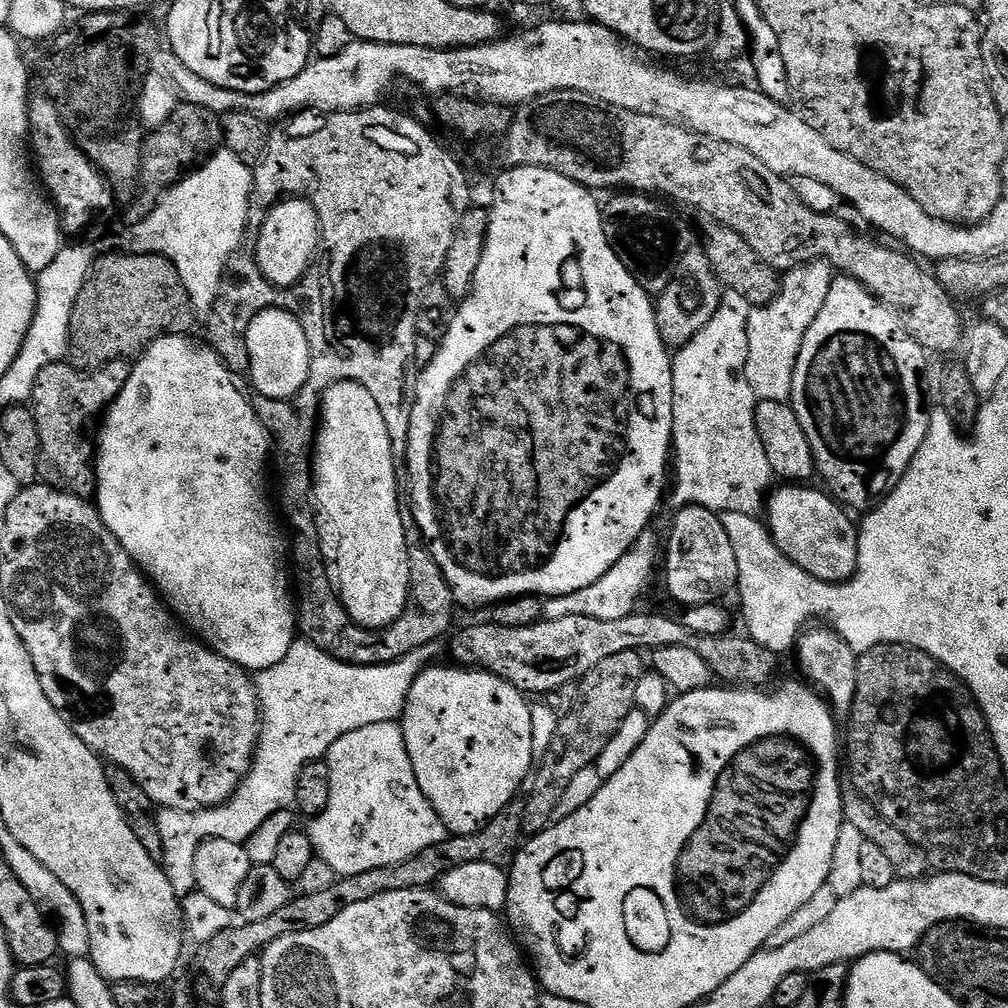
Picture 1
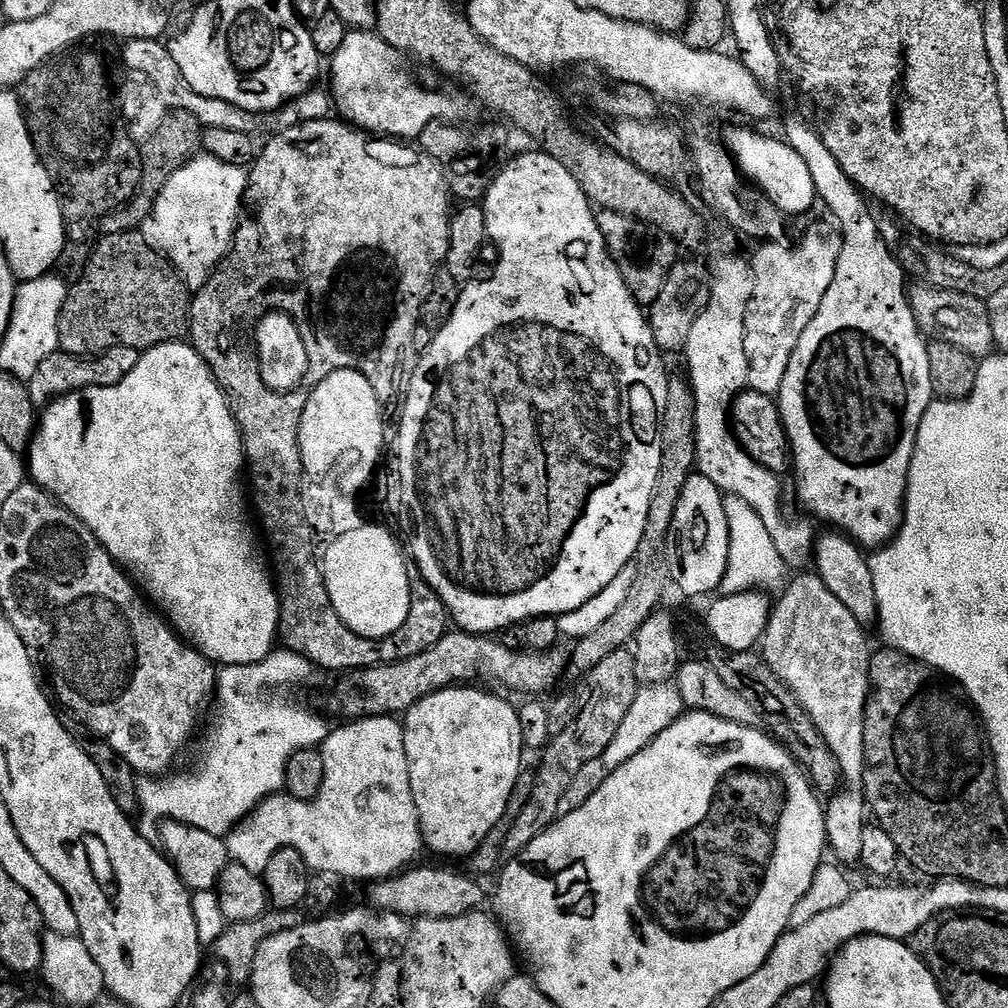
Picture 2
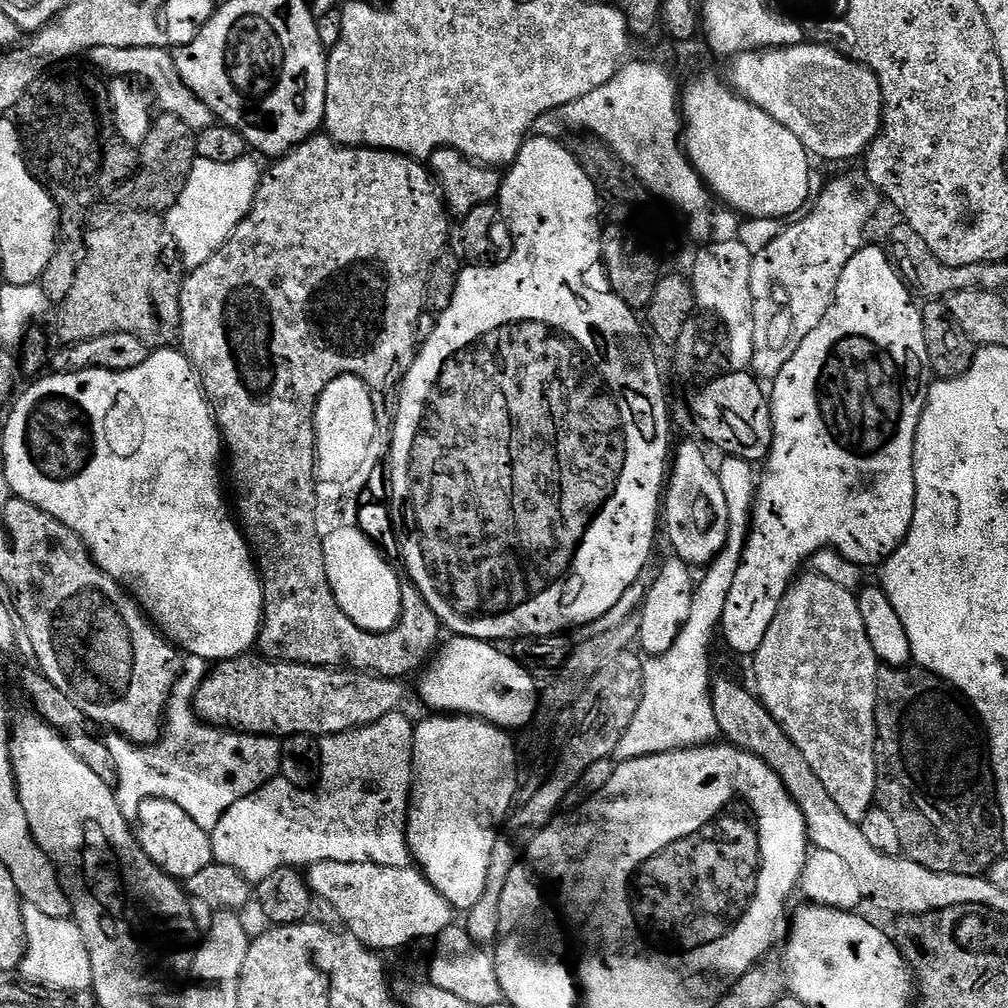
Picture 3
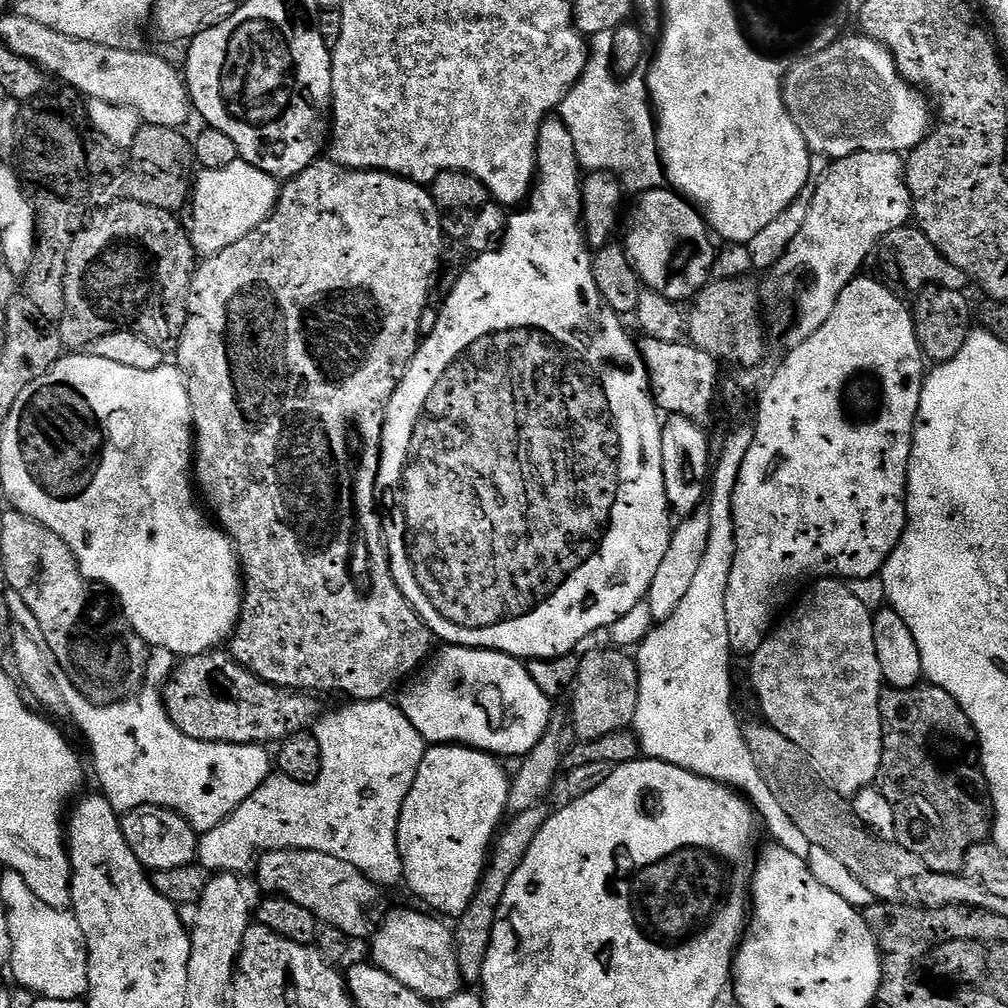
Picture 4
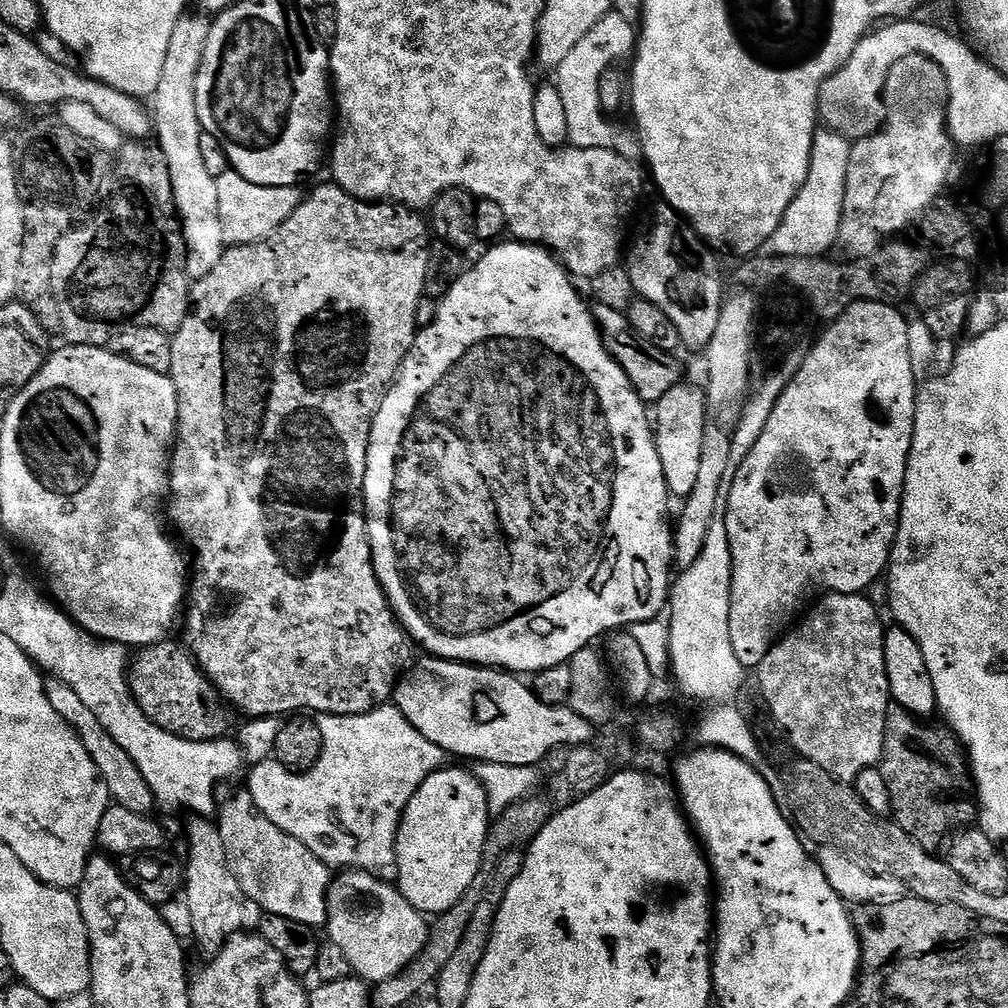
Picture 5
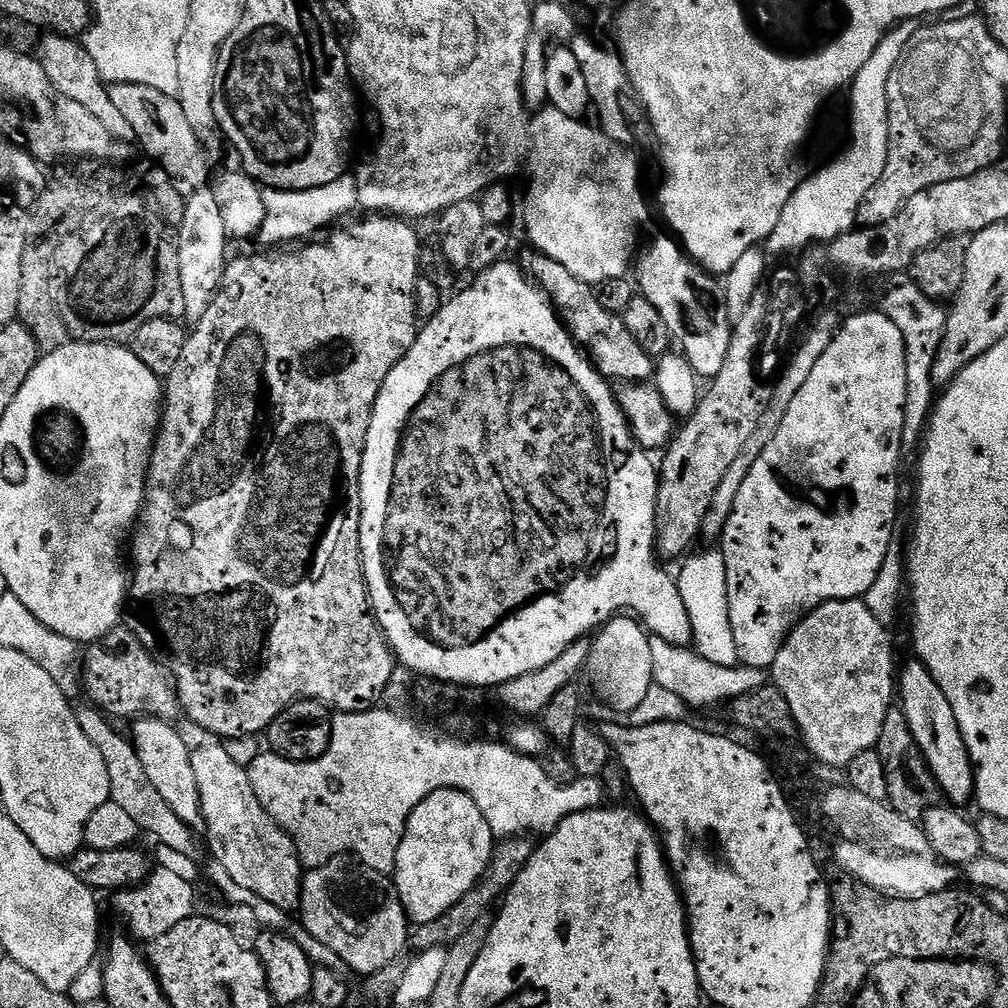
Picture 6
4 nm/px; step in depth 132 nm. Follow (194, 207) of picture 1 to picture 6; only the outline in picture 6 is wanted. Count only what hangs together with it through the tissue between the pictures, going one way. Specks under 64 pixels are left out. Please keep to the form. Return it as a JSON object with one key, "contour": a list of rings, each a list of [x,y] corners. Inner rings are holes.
{"contour":[[[345,174],[343,176],[339,176],[338,178],[334,178],[334,182],[326,182],[326,186],[318,186],[317,188],[311,188],[310,190],[298,190],[297,192],[286,192],[283,190],[272,190],[267,193],[266,203],[268,205],[268,214],[264,219],[264,225],[260,228],[258,233],[258,240],[261,240],[264,244],[288,244],[291,240],[304,240],[307,241],[309,238],[307,236],[312,236],[315,232],[320,232],[323,230],[327,224],[332,224],[335,220],[340,220],[343,216],[348,216],[352,211],[357,211],[360,208],[360,199],[358,198],[358,182],[356,181],[355,175]]]}

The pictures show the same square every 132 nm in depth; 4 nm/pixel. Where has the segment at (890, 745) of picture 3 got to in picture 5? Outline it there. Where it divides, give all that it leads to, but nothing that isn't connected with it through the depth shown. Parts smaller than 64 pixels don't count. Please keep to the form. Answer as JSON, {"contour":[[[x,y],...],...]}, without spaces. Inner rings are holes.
{"contour":[[[889,707],[886,714],[886,734],[882,746],[882,758],[878,765],[882,778],[886,778],[886,787],[890,789],[891,815],[894,822],[914,842],[935,853],[940,843],[943,845],[957,830],[963,830],[975,825],[978,820],[978,800],[974,795],[974,777],[968,753],[960,743],[955,732],[947,726],[925,722],[923,719],[911,716],[905,708]]]}

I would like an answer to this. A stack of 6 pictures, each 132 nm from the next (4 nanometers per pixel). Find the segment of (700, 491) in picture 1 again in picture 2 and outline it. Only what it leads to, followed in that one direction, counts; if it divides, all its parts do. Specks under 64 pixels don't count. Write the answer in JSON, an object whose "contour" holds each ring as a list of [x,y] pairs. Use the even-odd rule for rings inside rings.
{"contour":[[[720,256],[716,265],[711,265],[710,276],[712,289],[710,290],[710,302],[706,310],[694,322],[694,330],[690,330],[690,338],[682,350],[682,357],[688,363],[686,379],[692,388],[692,397],[696,403],[694,410],[694,422],[696,423],[696,466],[695,471],[699,475],[710,478],[714,486],[718,486],[725,496],[737,496],[742,502],[750,502],[766,525],[770,538],[774,538],[774,546],[778,546],[778,554],[782,554],[782,562],[790,570],[804,570],[813,563],[816,555],[817,533],[812,533],[808,524],[795,524],[784,513],[784,492],[780,489],[781,477],[777,473],[766,470],[758,464],[750,454],[741,446],[732,430],[730,413],[732,401],[748,388],[748,363],[746,362],[746,306],[750,302],[752,293],[752,265],[747,259],[739,260],[736,256]]]}

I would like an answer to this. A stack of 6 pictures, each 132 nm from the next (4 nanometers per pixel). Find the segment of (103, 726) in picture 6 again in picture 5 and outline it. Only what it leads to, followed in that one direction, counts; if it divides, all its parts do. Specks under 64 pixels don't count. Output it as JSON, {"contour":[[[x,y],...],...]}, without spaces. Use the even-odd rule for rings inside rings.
{"contour":[[[52,678],[45,683],[44,689],[50,700],[50,706],[54,706],[54,710],[58,710],[58,714],[64,719],[66,726],[70,726],[74,730],[74,734],[86,748],[86,754],[90,754],[90,758],[94,760],[94,766],[98,766],[108,787],[109,797],[126,810],[134,810],[134,814],[149,815],[153,811],[151,808],[154,808],[152,791],[150,786],[146,786],[146,778],[142,778],[142,770],[138,770],[138,766],[134,766],[130,754],[126,754],[126,750],[122,750],[122,746],[118,746],[118,742],[114,742],[114,738],[110,738],[110,734],[106,734],[102,722],[98,722],[98,718],[94,718],[92,711],[83,704],[82,698],[78,698],[78,694],[74,694],[74,690],[70,690],[70,686],[66,686],[66,682]]]}

